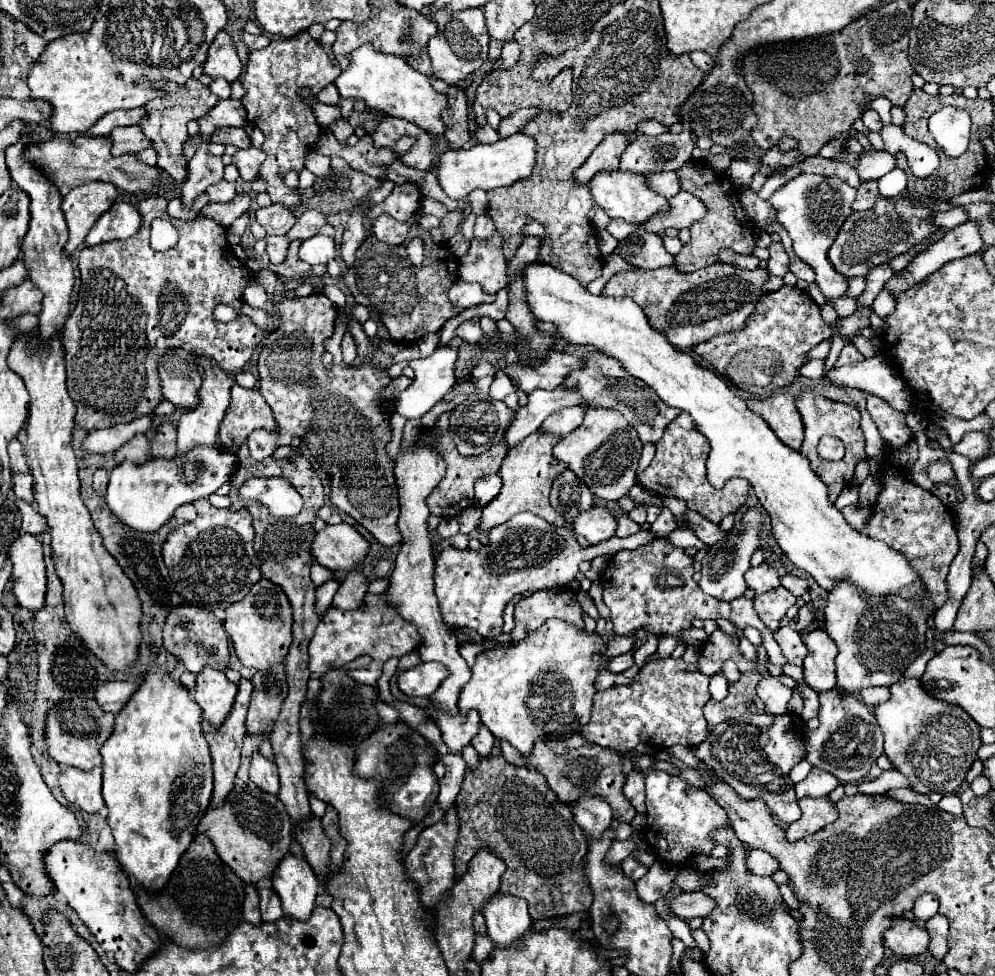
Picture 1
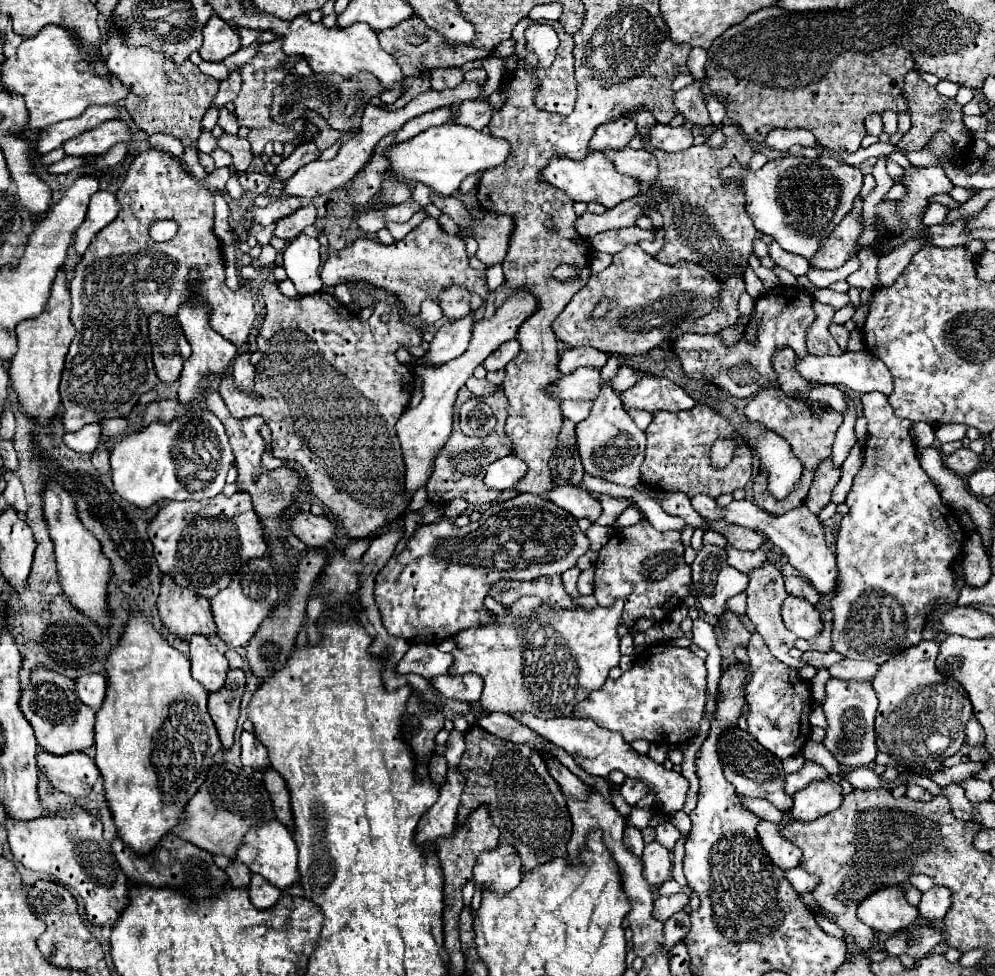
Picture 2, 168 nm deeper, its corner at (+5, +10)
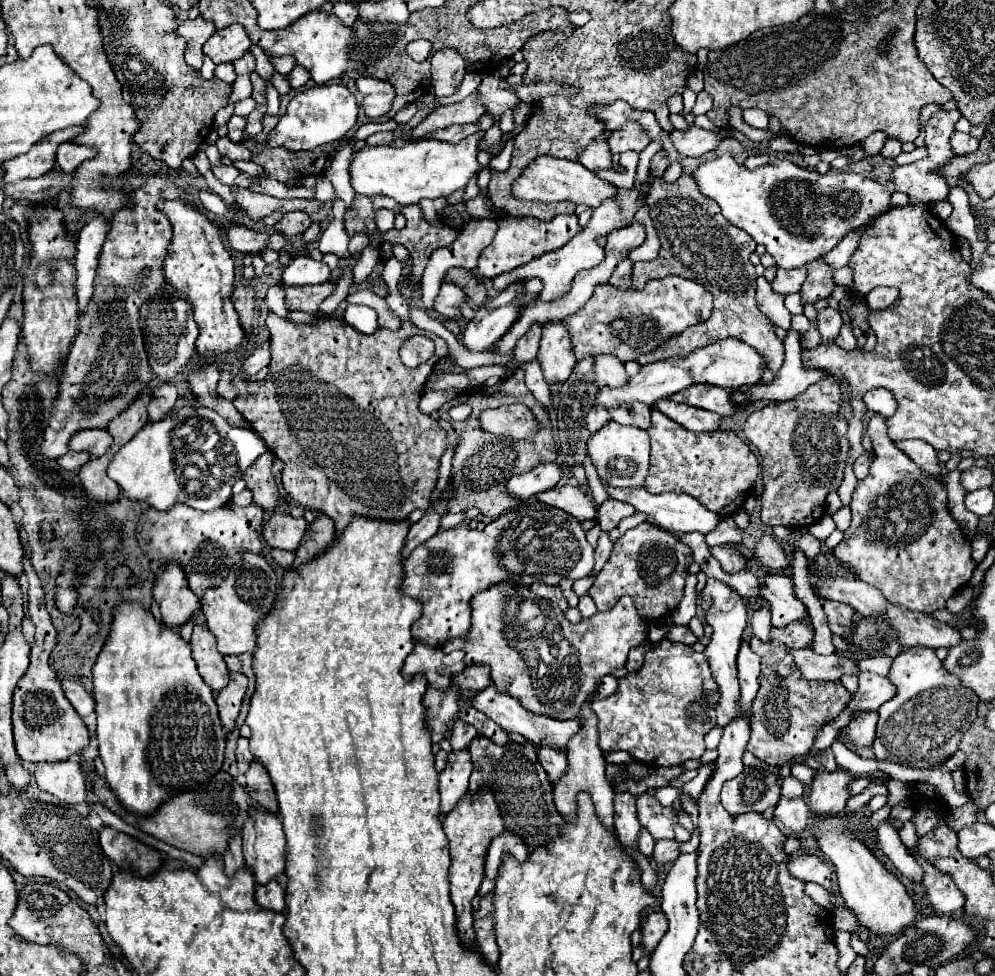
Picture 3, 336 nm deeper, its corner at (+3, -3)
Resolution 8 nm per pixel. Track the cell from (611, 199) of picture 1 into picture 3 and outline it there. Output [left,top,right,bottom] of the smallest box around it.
[513,157,617,207]

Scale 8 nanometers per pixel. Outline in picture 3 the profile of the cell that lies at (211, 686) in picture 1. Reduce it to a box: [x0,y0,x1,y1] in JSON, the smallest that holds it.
[191,625,229,693]

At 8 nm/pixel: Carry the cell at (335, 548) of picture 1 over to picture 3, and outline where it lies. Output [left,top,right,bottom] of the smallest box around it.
[263,513,309,551]

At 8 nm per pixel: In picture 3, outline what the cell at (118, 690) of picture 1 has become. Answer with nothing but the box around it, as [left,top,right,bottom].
[61,681,95,717]

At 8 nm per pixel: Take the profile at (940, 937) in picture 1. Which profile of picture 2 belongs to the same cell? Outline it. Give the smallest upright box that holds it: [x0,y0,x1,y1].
[919,886,951,922]

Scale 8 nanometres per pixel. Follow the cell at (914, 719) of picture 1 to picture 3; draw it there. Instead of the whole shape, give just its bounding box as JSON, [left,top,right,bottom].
[873,649,979,769]

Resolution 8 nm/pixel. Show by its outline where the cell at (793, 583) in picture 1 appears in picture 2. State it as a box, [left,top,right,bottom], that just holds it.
[785,576,821,604]

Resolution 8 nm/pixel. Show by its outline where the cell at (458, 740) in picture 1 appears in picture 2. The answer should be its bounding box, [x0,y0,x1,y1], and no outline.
[431,674,483,702]

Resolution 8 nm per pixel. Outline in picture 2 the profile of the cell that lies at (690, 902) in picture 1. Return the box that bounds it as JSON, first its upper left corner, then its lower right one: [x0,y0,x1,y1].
[653,892,689,922]

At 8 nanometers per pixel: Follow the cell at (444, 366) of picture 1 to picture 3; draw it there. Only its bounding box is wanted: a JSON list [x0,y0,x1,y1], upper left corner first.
[461,283,523,351]

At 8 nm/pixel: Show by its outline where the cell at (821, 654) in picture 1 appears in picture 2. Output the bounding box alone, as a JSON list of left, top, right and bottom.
[781,594,823,640]

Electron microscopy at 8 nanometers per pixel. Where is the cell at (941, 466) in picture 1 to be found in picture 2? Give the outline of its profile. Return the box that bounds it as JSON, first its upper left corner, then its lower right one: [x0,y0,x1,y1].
[943,448,979,476]

